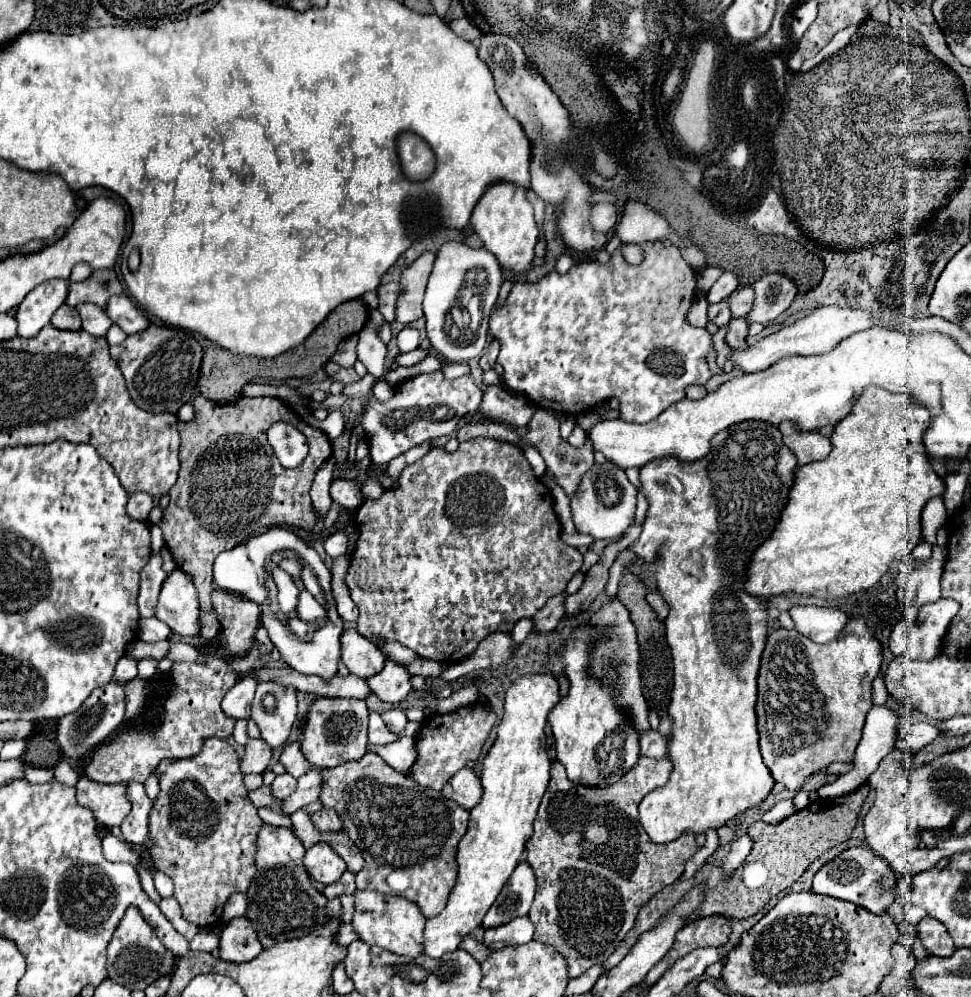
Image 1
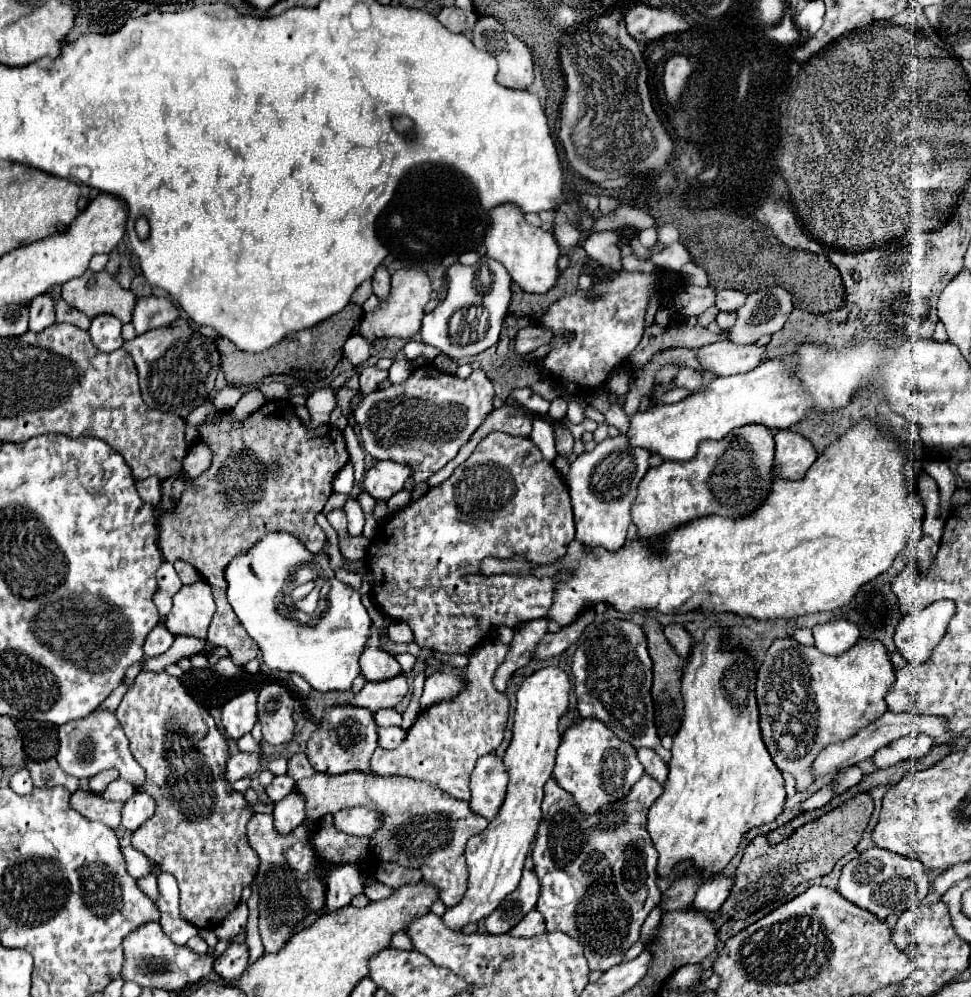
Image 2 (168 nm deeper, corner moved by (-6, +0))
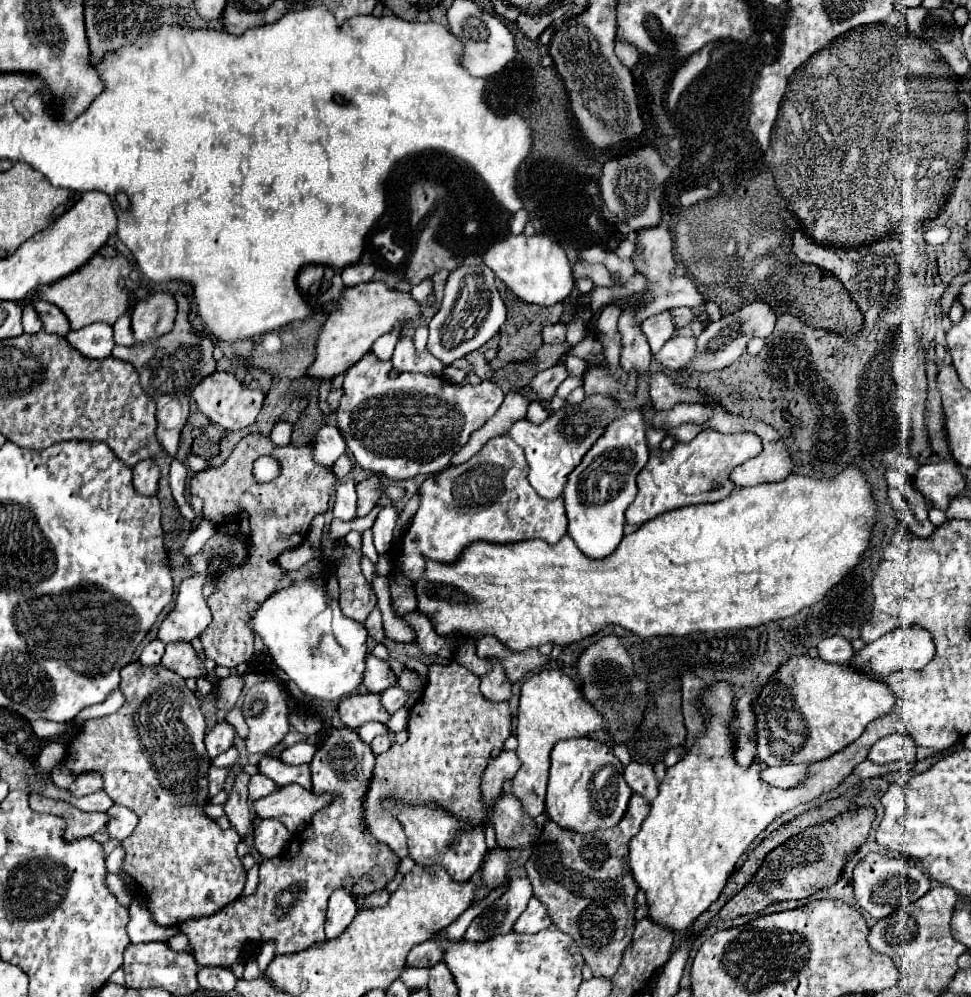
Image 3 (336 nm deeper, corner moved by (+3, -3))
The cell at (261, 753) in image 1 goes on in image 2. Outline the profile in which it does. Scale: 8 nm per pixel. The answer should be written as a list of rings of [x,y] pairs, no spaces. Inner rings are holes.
[[[239,752],[235,756],[229,758],[227,762],[227,778],[231,778],[231,782],[245,778],[245,776],[253,776],[263,760],[263,752]]]

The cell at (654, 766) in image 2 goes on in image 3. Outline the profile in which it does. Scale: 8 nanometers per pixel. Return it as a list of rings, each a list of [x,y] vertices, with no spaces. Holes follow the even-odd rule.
[[[630,763],[628,769],[624,769],[624,779],[628,787],[642,795],[646,801],[652,801],[658,795],[658,781],[654,777],[654,769],[650,765],[640,765],[640,763]]]

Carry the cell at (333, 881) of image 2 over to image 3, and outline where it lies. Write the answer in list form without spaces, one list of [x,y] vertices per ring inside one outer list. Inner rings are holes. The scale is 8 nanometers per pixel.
[[[344,891],[332,893],[328,903],[328,913],[326,913],[326,937],[334,939],[340,933],[344,933],[344,929],[354,921],[356,913],[358,909],[354,901],[348,897],[348,893]]]

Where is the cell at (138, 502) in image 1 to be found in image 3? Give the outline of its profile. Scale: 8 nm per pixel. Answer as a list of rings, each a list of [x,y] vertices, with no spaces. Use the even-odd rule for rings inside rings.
[[[144,459],[138,461],[134,467],[134,487],[142,495],[154,495],[158,489],[158,479],[160,479],[160,469],[154,459]]]

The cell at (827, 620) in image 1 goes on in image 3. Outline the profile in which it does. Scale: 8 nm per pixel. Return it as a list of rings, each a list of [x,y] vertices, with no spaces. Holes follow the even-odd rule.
[[[828,637],[824,641],[820,641],[818,645],[818,655],[822,661],[826,663],[838,663],[838,665],[846,665],[852,655],[854,655],[854,649],[850,645],[848,639],[844,637]]]

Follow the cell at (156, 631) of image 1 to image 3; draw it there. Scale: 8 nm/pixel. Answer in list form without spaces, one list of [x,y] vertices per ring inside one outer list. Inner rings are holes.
[[[158,639],[150,641],[144,647],[144,651],[140,653],[140,663],[144,663],[144,665],[158,665],[160,659],[162,659],[162,655],[164,655],[164,647],[166,645],[162,641],[158,641]]]

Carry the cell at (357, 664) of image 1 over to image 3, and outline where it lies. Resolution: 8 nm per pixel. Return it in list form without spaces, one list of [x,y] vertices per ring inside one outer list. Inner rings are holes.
[[[368,655],[368,669],[364,675],[364,685],[370,693],[382,693],[388,687],[394,687],[396,681],[398,679],[386,661],[376,659],[374,655]]]

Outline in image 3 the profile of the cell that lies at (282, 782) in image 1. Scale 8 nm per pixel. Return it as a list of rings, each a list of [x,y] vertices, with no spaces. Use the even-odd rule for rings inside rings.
[[[258,773],[258,775],[252,775],[252,777],[250,777],[248,797],[250,797],[250,801],[256,801],[256,799],[260,799],[260,797],[270,795],[274,789],[276,789],[276,783],[272,783],[266,775]]]

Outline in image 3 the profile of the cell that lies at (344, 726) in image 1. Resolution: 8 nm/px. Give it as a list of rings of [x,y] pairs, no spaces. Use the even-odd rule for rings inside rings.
[[[348,727],[332,729],[328,739],[324,741],[324,745],[316,751],[316,755],[310,763],[310,769],[312,769],[312,785],[314,785],[312,793],[316,793],[316,795],[330,793],[334,797],[334,801],[330,801],[330,805],[326,805],[318,813],[314,813],[310,825],[302,833],[296,835],[296,839],[294,839],[296,845],[288,845],[286,853],[284,853],[284,861],[262,861],[260,863],[260,885],[254,895],[238,897],[236,901],[232,901],[230,905],[212,913],[210,917],[188,919],[180,925],[180,929],[190,939],[190,947],[194,951],[194,957],[200,967],[228,967],[230,969],[234,963],[246,961],[250,955],[256,955],[260,945],[268,943],[268,941],[274,941],[274,945],[276,945],[274,955],[300,953],[314,943],[326,941],[324,915],[326,915],[326,907],[328,907],[328,899],[330,899],[332,891],[344,889],[356,901],[356,907],[364,909],[364,899],[368,895],[376,893],[378,889],[384,889],[394,879],[400,857],[388,845],[376,841],[366,831],[366,823],[364,823],[364,797],[368,793],[368,785],[370,785],[372,771],[374,771],[374,757],[372,757],[370,745],[360,741],[360,737],[354,729],[348,729]],[[292,883],[304,885],[304,891],[300,895],[300,901],[296,901],[296,905],[292,905],[292,911],[288,911],[288,915],[284,919],[280,919],[278,909],[276,909],[276,895],[282,891],[282,887],[288,887]],[[246,945],[252,947],[250,953],[244,953]]]

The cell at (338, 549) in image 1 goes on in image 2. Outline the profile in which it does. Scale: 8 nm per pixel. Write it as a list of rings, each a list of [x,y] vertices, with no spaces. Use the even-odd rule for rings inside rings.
[[[349,498],[343,508],[345,508],[345,514],[347,514],[347,522],[349,522],[347,534],[349,534],[349,538],[355,538],[355,536],[359,536],[363,532],[363,524],[365,524],[363,510],[361,510],[357,498]]]

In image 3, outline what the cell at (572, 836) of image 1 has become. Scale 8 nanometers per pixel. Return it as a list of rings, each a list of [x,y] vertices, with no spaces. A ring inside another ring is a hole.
[[[632,795],[630,805],[628,805],[628,813],[624,815],[624,821],[620,821],[620,825],[612,827],[612,829],[604,829],[600,833],[568,833],[564,831],[560,839],[550,841],[550,837],[554,837],[554,827],[556,823],[546,823],[546,837],[540,837],[534,845],[532,857],[526,863],[526,871],[528,871],[528,879],[534,887],[534,895],[540,897],[540,901],[544,901],[544,905],[548,907],[548,915],[552,917],[554,925],[568,933],[570,937],[574,937],[574,941],[578,943],[584,961],[590,965],[594,977],[604,977],[604,979],[612,979],[616,969],[620,967],[620,957],[622,951],[626,949],[628,941],[632,939],[632,929],[634,929],[634,895],[638,891],[636,881],[632,881],[632,873],[628,869],[628,843],[630,839],[640,831],[642,821],[648,817],[650,813],[650,805],[648,801],[644,801],[644,797],[640,795]]]

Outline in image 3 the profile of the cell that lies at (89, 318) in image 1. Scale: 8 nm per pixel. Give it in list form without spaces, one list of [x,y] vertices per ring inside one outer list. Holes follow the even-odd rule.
[[[92,323],[84,329],[70,331],[66,339],[88,359],[106,359],[114,349],[112,327],[106,323]]]

